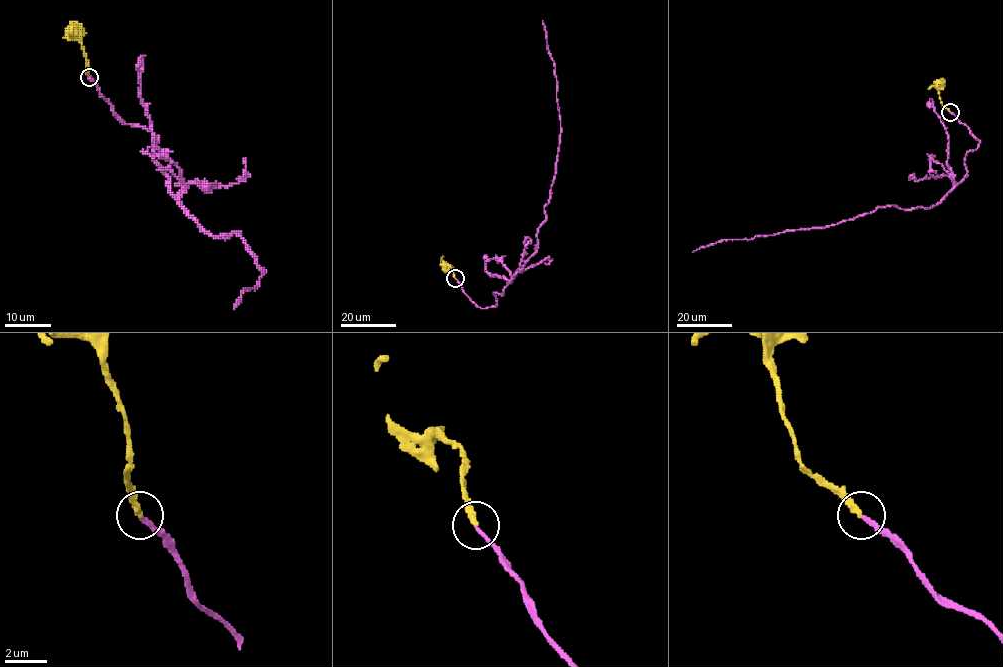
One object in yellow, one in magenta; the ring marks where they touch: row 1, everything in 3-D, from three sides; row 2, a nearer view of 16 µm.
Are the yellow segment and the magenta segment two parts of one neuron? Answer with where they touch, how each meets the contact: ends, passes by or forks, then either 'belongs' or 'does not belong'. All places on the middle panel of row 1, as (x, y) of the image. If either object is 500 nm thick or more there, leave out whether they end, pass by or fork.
(455, 278) | yellow ends | magenta ends | belongs

